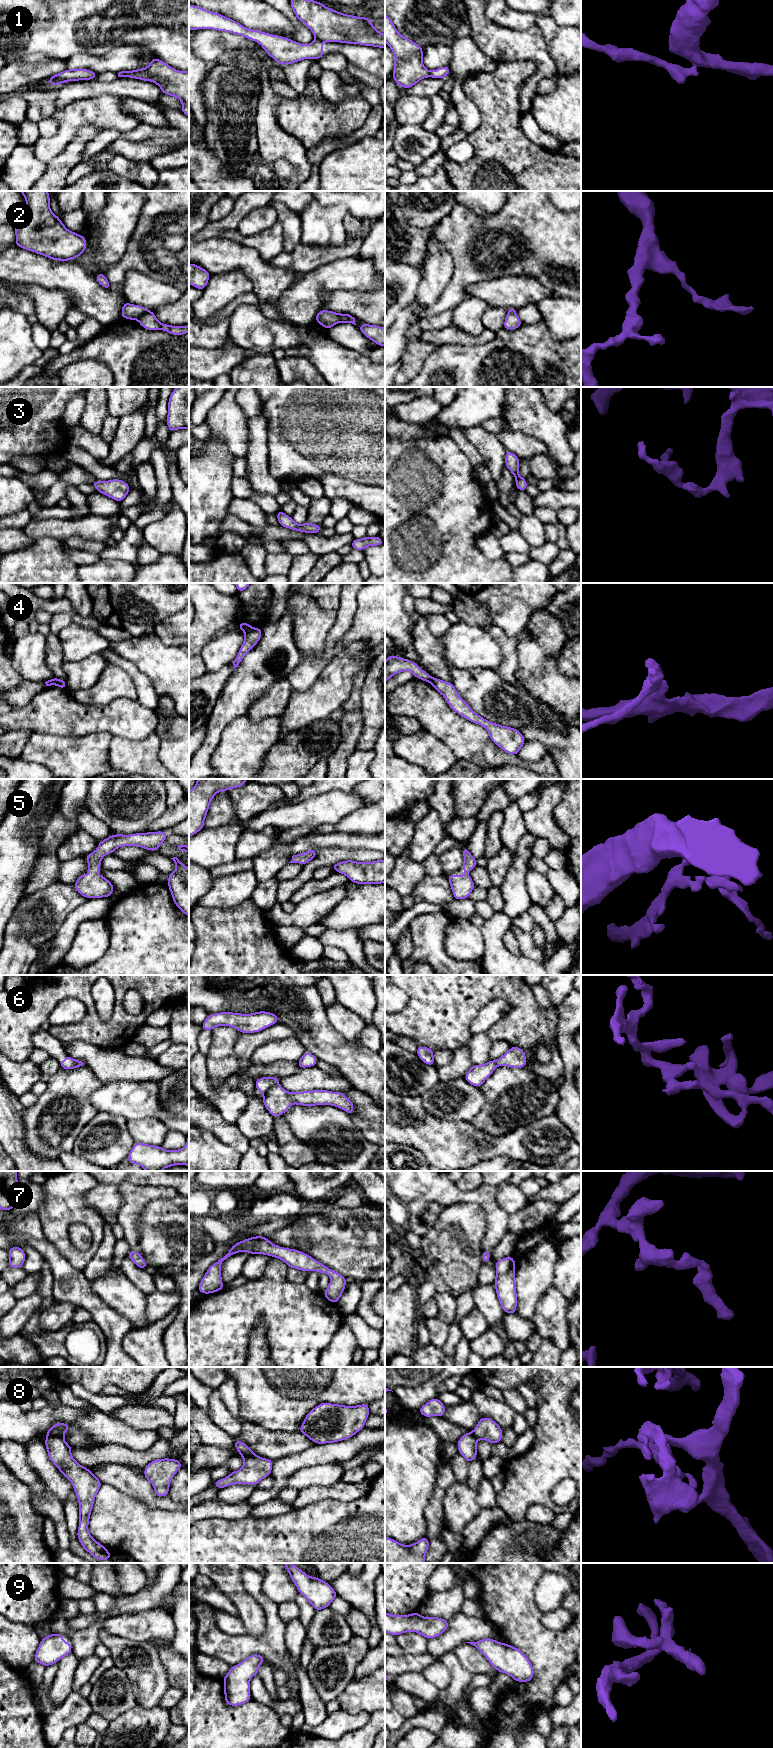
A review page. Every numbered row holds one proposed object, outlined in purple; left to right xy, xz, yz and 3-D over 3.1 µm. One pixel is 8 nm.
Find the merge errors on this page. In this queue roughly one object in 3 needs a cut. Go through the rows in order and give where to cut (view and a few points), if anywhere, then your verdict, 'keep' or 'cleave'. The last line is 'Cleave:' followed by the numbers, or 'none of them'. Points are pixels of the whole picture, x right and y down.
1: cut xz (315, 38), (322, 41); cleave
2: cut xy (150, 311), (141, 314), (137, 318); cleave
3: cut none; keep
4: cut xz (252, 628), (244, 632); cleave
5: cut none; keep
6: cut xz (276, 1084), (264, 1095); cleave
7: cut none; keep
8: cut xy (46, 1434), (60, 1436), (63, 1439); cleave
9: cut none; keep
Cleave: 1, 2, 4, 6, 8

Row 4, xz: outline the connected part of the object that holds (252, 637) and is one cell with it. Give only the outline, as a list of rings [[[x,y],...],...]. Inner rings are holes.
[[[255,627],[245,632],[244,642],[241,645],[236,659],[232,662],[234,669],[242,662],[244,656],[259,642],[262,637],[262,629]]]

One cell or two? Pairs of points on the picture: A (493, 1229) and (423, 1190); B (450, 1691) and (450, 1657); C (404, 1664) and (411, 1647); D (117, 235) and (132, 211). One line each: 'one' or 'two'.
A: one
B: one
C: two
D: one

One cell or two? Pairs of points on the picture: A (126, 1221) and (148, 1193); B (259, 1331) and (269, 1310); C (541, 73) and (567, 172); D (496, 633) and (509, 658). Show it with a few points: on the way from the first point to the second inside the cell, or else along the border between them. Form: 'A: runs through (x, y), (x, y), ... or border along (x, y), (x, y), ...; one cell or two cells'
A: runs through (128, 1214), (141, 1200); one cell
B: border along (258, 1322), (264, 1324), (265, 1339), (268, 1345); two cells
C: border along (531, 59), (536, 66), (536, 70), (519, 87); two cells
D: runs through (502, 639), (509, 646), (509, 652); one cell

